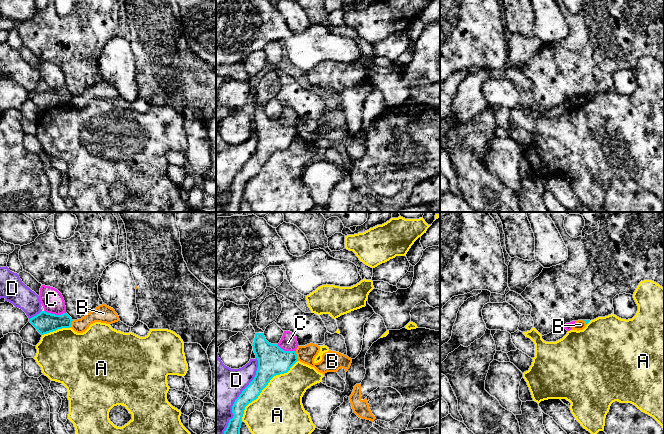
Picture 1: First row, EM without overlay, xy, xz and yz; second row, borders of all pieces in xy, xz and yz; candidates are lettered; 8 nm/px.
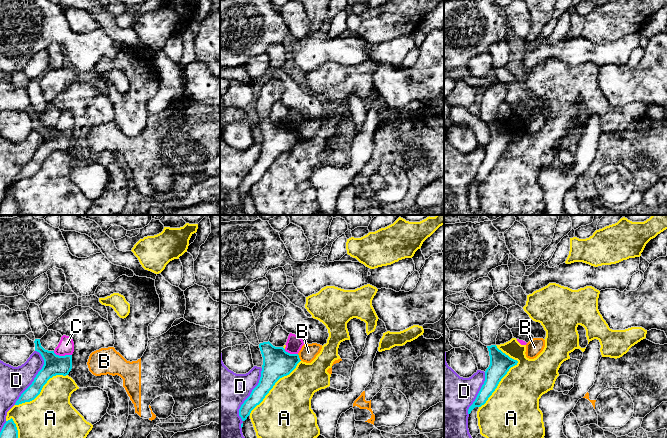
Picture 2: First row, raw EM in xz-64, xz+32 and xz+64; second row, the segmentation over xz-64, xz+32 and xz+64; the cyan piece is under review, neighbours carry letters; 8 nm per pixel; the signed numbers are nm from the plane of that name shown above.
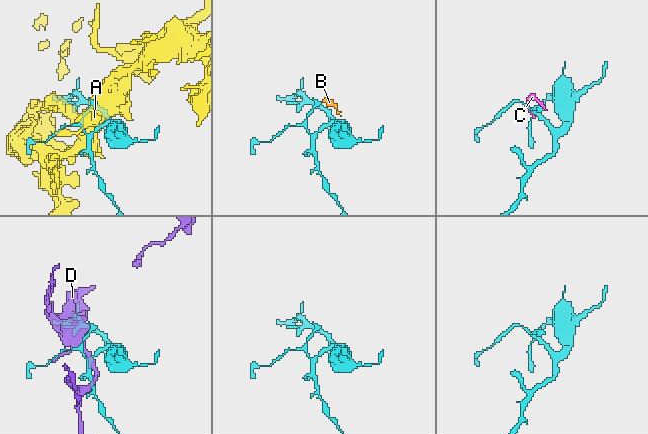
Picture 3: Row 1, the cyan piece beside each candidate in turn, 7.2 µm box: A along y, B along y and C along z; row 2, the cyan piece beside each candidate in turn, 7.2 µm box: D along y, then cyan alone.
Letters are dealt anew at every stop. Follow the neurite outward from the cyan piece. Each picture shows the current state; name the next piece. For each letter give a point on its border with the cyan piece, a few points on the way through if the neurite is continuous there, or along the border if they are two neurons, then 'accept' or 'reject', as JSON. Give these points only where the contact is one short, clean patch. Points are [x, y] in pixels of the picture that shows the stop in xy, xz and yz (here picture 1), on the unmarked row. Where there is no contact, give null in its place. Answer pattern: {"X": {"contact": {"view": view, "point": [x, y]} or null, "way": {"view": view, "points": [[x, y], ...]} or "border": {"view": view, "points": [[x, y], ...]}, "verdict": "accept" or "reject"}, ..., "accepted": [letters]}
{"A": {"contact": {"view": "xz", "point": [265, 162]}, "verdict": "reject"}, "B": {"contact": {"view": "xz", "point": [296, 132]}, "border": {"view": "xz", "points": [[295, 127], [298, 136]]}, "verdict": "reject"}, "C": {"contact": {"view": "xy", "point": [54, 90]}, "verdict": "reject"}, "D": {"contact": {"view": "xz", "point": [239, 172]}, "verdict": "reject"}, "accepted": []}

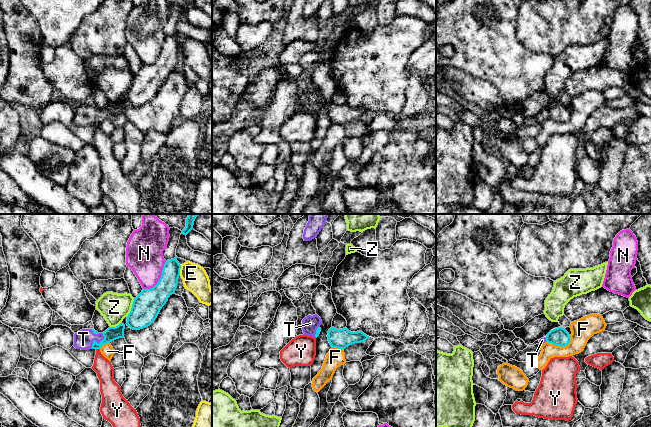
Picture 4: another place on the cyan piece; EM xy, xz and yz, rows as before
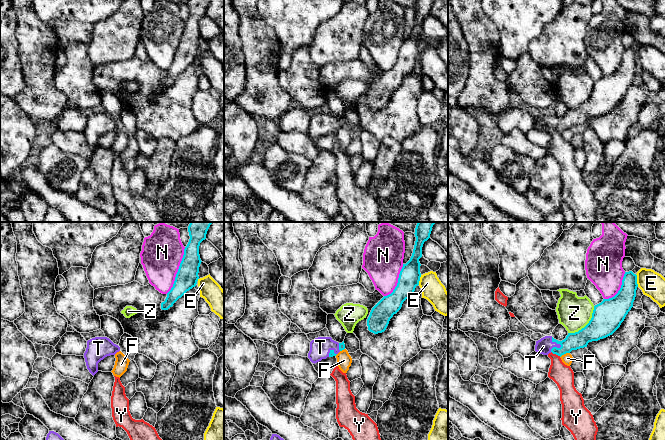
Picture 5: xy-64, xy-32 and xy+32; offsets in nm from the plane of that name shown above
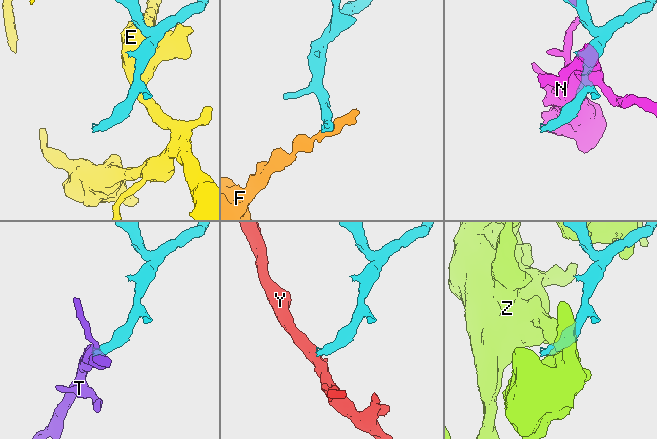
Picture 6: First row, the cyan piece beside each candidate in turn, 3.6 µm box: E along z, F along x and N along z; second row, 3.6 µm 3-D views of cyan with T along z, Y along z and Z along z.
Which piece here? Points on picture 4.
{"E": {"contact": {"view": "xy", "point": [179, 46]}, "verdict": "reject"}, "F": {"contact": {"view": "yz", "point": [559, 121]}, "border": {"view": "yz", "points": [[571, 114], [564, 122], [556, 122], [546, 117]]}, "verdict": "reject"}, "N": {"contact": {"view": "xy", "point": [160, 55]}, "verdict": "reject"}, "T": {"contact": {"view": "xy", "point": [97, 119]}, "way": {"view": "xy", "points": [[112, 109], [97, 119], [91, 115], [83, 115]]}, "verdict": "accept"}, "Y": {"contact": {"view": "xy", "point": [98, 124]}, "verdict": "reject"}, "Z": {"contact": {"view": "xy", "point": [132, 83]}, "verdict": "reject"}, "accepted": ["T"]}

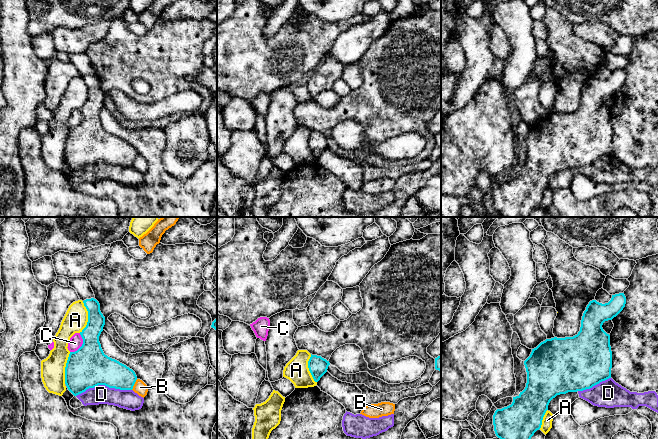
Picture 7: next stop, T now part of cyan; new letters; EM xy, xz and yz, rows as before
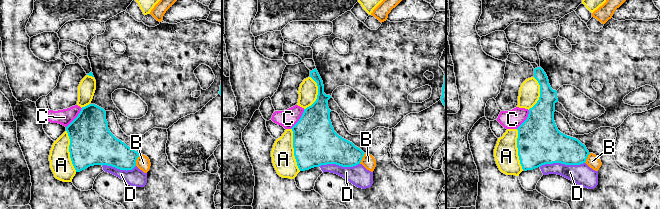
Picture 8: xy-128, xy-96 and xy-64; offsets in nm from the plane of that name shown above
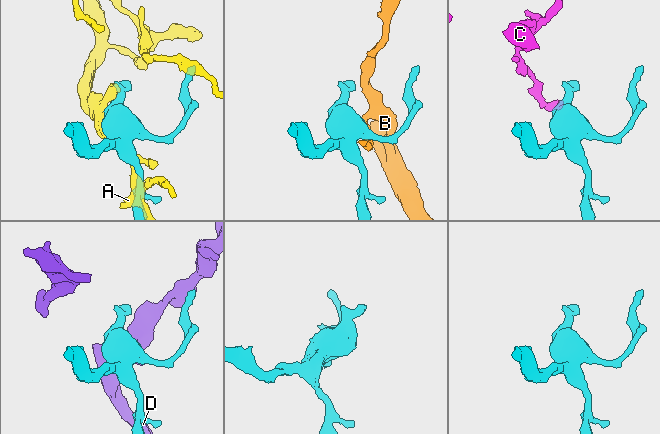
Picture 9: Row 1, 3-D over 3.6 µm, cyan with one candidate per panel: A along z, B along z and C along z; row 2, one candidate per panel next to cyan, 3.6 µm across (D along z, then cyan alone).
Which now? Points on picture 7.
{"A": {"contact": {"view": "xy", "point": [88, 93]}, "verdict": "reject"}, "B": {"contact": {"view": "xy", "point": [134, 159]}, "verdict": "reject"}, "C": {"contact": {"view": "xy", "point": [82, 121]}, "verdict": "reject"}, "D": {"contact": {"view": "xy", "point": [103, 160]}, "verdict": "reject"}, "accepted": []}

